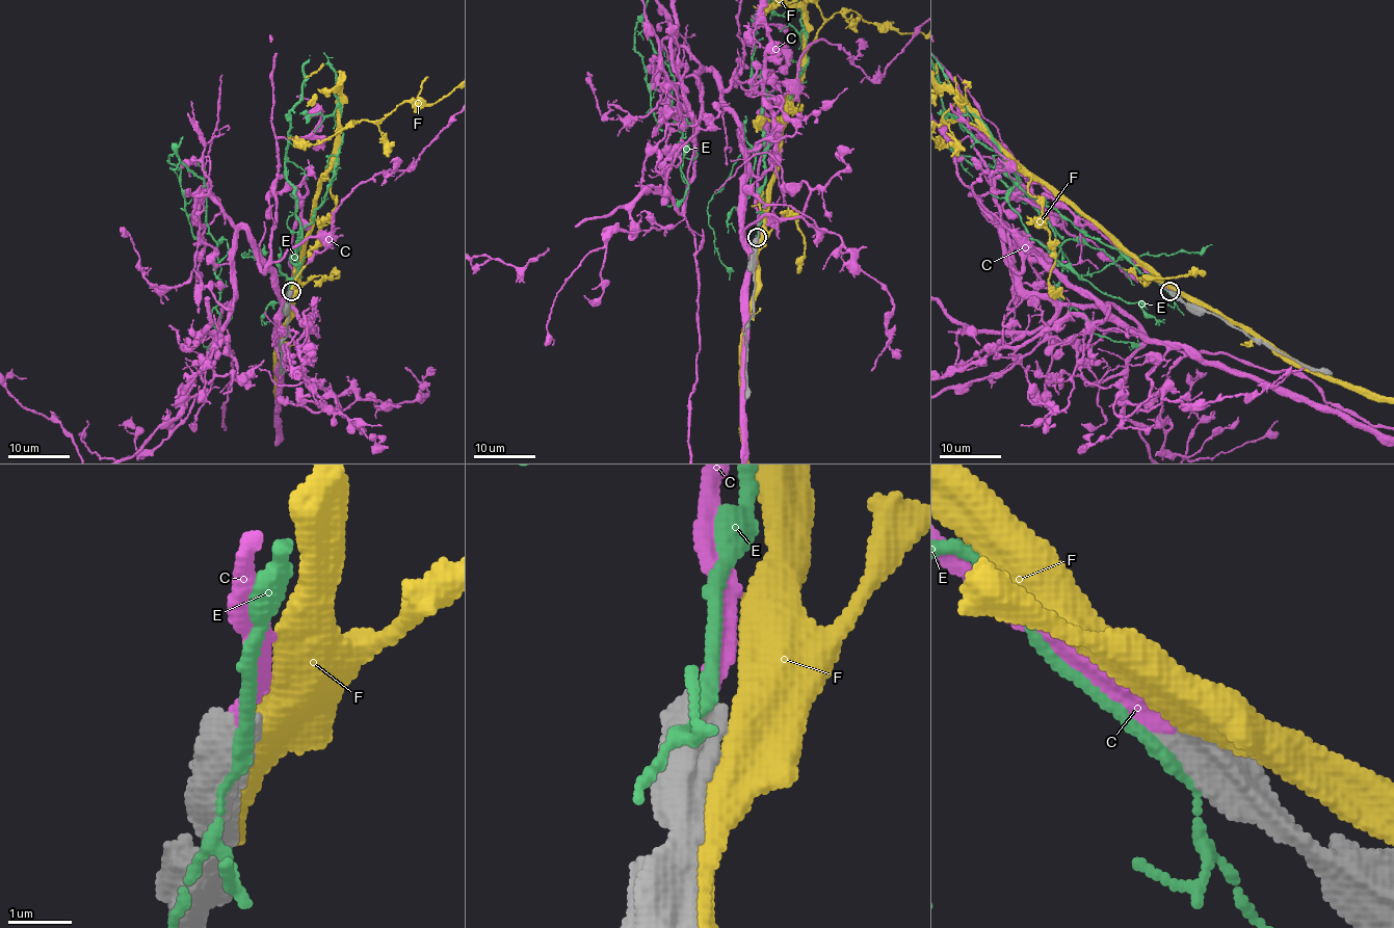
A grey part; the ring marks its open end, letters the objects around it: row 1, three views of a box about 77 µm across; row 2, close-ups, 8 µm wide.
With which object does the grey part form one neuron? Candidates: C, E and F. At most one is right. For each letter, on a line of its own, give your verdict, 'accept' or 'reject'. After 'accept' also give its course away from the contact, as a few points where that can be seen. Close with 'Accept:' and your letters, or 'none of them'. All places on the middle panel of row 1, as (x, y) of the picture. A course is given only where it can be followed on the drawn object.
C: accept
E: reject
F: reject
Accept: C

